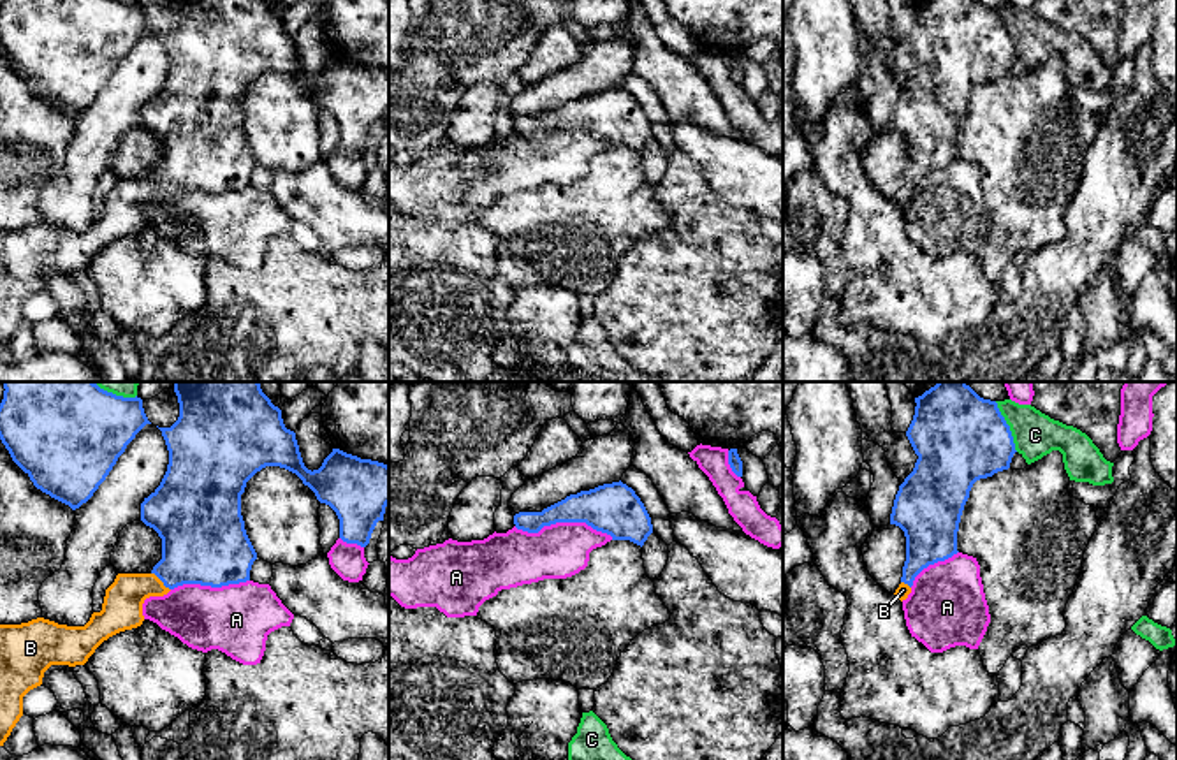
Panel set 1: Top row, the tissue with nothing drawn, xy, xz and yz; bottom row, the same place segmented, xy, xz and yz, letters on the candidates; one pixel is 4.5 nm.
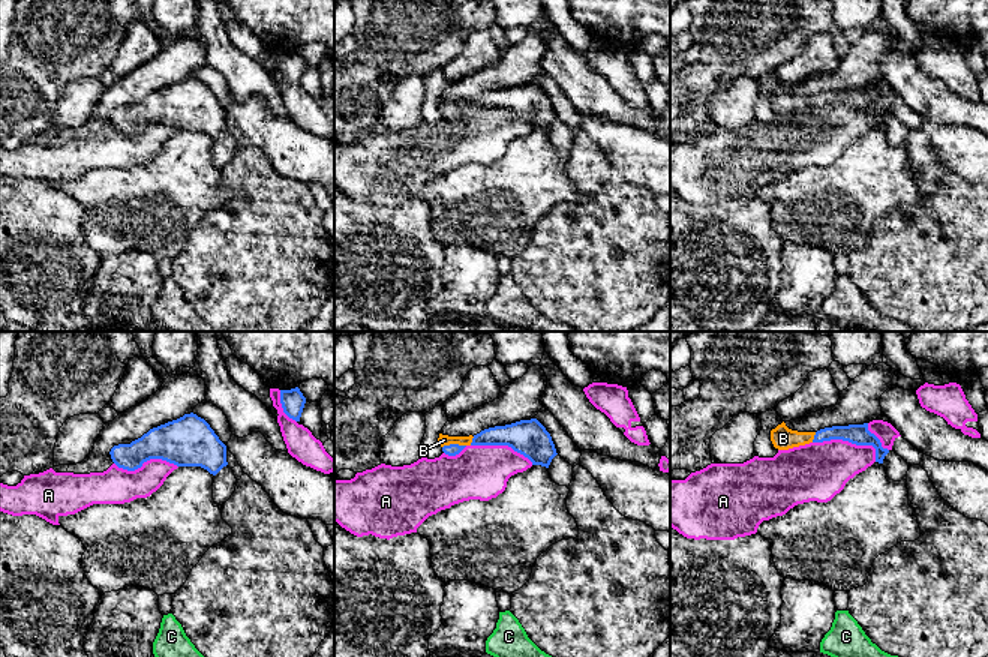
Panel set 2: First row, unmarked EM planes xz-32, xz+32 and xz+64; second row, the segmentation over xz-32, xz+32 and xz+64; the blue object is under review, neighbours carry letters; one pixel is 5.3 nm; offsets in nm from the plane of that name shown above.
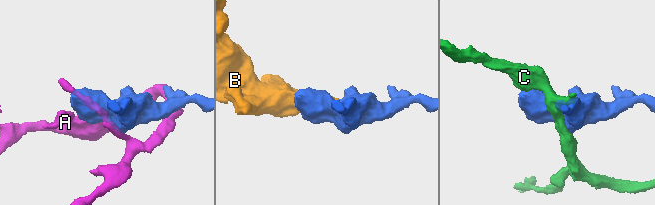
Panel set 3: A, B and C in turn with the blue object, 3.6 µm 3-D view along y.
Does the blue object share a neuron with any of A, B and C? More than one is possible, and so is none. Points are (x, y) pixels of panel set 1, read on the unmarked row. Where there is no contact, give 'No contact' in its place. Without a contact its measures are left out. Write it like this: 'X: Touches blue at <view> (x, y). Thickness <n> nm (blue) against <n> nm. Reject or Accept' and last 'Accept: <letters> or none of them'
A: Touches blue at xz (563, 127). Thickness 240 nm (blue) against 260 nm. Reject
B: Touches blue at xy (160, 185). Thickness 360 nm (blue) against 190 nm. Accept
C: Touches blue at yz (1008, 32). Thickness 420 nm (blue) against 200 nm. Reject
Accept: B

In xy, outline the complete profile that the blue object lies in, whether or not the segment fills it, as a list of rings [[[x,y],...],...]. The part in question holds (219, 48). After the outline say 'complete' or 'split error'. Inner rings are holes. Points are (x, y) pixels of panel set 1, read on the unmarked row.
[[[176,0],[178,9],[179,9],[179,23],[171,33],[158,33],[162,37],[162,42],[165,46],[167,56],[169,56],[169,70],[167,77],[160,88],[160,91],[141,109],[141,127],[153,134],[158,142],[162,144],[162,165],[153,172],[150,179],[118,179],[114,188],[106,195],[104,209],[100,218],[93,218],[90,227],[84,232],[67,232],[67,230],[58,230],[55,227],[37,223],[28,229],[21,230],[0,230],[0,352],[7,347],[11,341],[12,334],[23,322],[23,303],[42,290],[44,278],[51,271],[84,271],[88,264],[95,259],[95,255],[107,246],[109,243],[132,236],[143,230],[144,222],[143,222],[143,209],[150,202],[164,202],[171,195],[183,192],[183,190],[201,190],[201,192],[211,192],[211,194],[222,194],[229,190],[239,190],[250,186],[250,176],[253,167],[257,165],[257,158],[246,141],[245,135],[245,127],[241,121],[241,100],[245,99],[246,88],[262,74],[266,72],[280,72],[285,74],[292,79],[296,79],[304,91],[308,91],[317,106],[320,109],[329,111],[338,125],[340,125],[340,144],[347,150],[357,150],[361,153],[366,153],[369,150],[371,139],[376,132],[378,127],[384,127],[385,113],[389,111],[389,72],[378,67],[371,65],[361,65],[357,62],[347,60],[340,55],[333,55],[333,58],[324,65],[322,72],[318,76],[308,76],[303,69],[299,51],[296,46],[296,39],[287,35],[281,25],[281,16],[271,9],[271,5],[266,0]]]; split error

